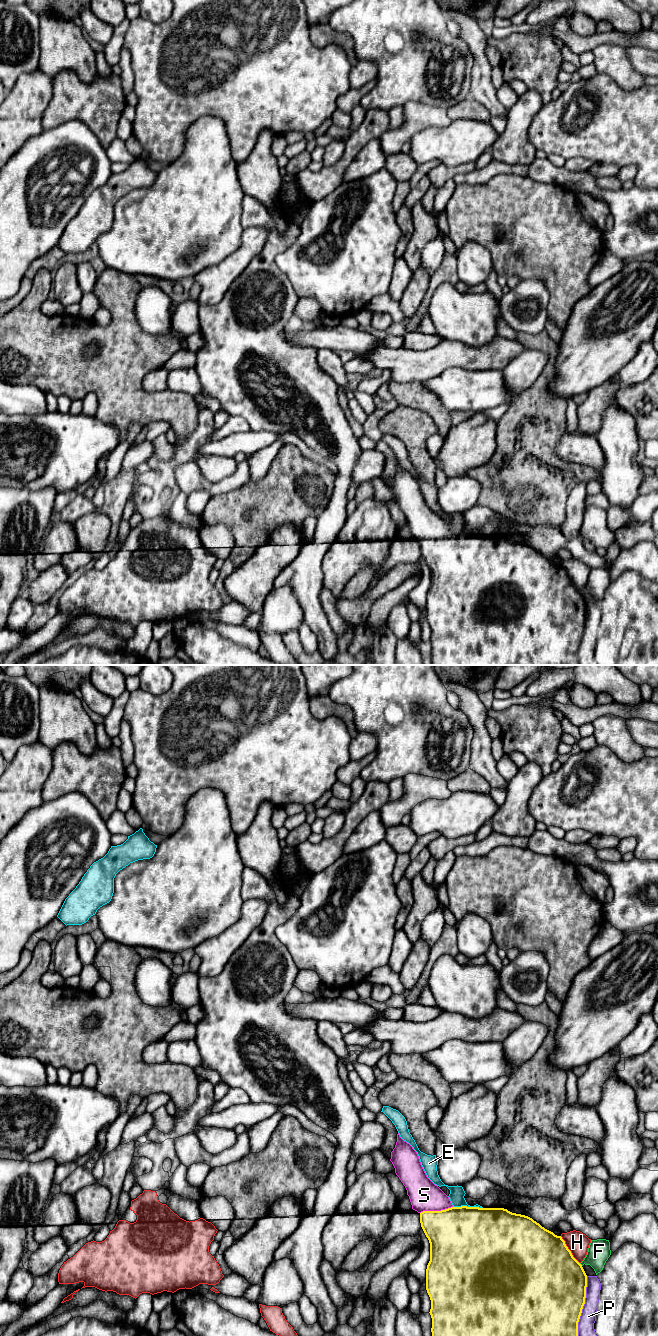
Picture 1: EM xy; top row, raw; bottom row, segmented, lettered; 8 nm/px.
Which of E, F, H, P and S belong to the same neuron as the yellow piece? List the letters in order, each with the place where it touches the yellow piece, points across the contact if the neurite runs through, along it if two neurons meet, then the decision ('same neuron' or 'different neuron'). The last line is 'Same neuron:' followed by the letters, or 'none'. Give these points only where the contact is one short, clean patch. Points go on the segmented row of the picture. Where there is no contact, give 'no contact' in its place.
E: meets yellow in xy at (468, 1207); border along xy (453, 1206), (478, 1206), (482, 1208); different neuron
F: meets yellow in xy at (580, 1264); different neuron
H: meets yellow in xy at (569, 1250); different neuron
P: meets yellow in xy at (583, 1305); different neuron
S: meets yellow in xy at (436, 1211); runs through xy (456, 1235), (438, 1217), (436, 1211), (434, 1205), (424, 1195); same neuron
Same neuron: S

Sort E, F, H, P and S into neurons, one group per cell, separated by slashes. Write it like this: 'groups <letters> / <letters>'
groups E / F / H / P / S

